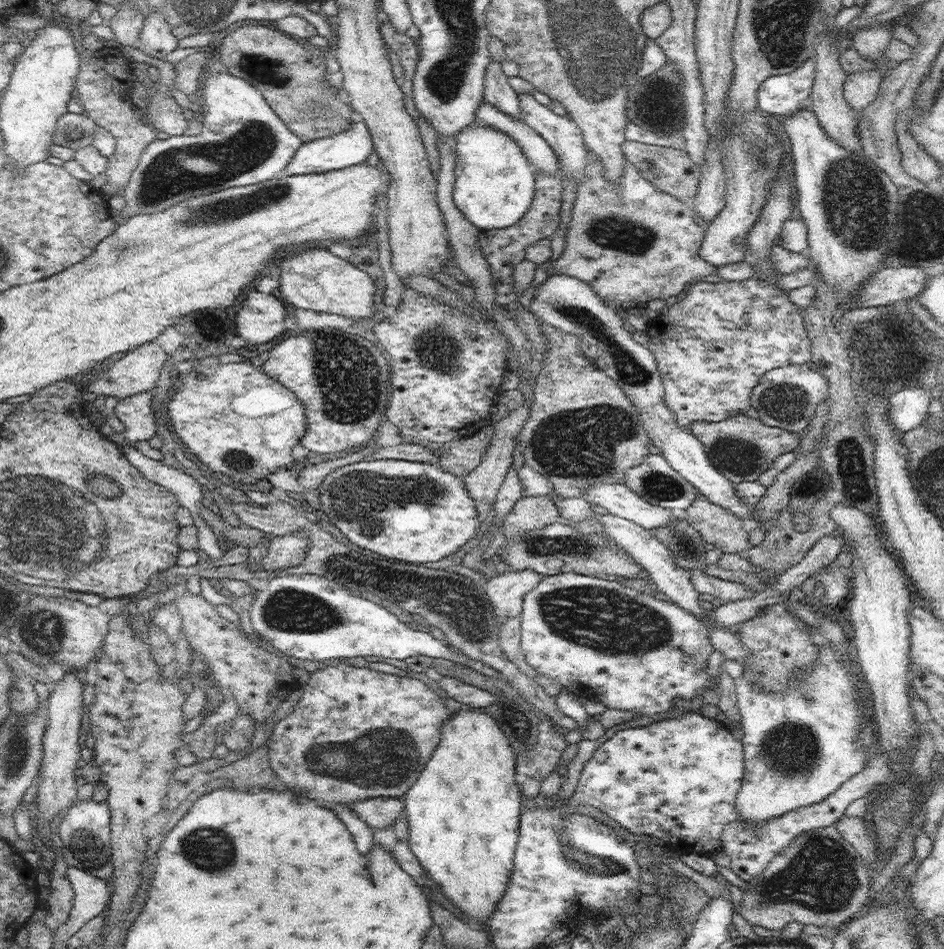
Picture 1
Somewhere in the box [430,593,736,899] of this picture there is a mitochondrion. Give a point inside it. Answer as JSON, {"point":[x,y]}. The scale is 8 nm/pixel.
{"point":[585,861]}

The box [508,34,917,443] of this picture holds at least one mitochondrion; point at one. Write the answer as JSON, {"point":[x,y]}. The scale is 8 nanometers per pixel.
{"point":[855,201]}

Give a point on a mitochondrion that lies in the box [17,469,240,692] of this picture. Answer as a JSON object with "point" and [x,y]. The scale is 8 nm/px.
{"point":[44,635]}

